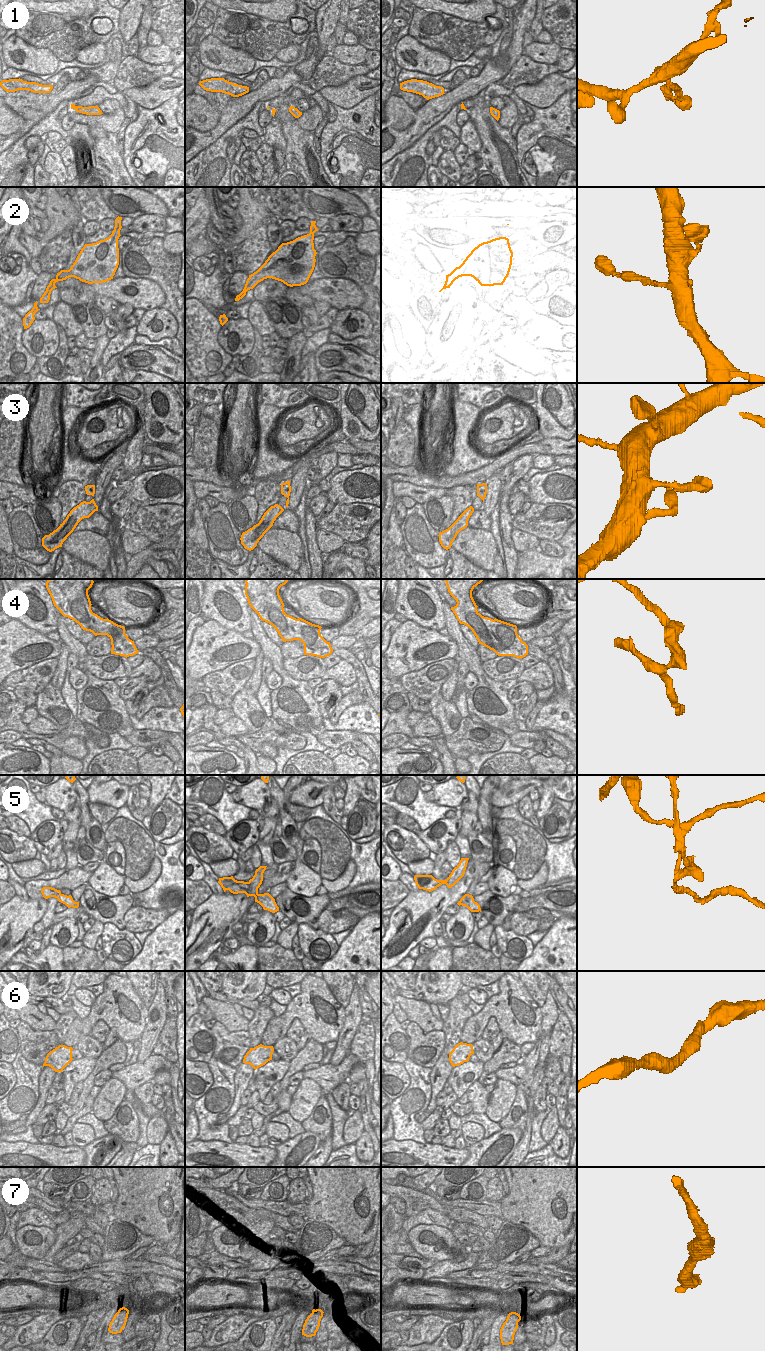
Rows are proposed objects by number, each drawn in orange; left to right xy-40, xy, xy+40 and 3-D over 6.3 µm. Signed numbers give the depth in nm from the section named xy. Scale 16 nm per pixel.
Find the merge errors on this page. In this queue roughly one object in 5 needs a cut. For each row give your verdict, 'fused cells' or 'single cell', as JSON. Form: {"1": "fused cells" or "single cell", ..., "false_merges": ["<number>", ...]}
{"1": "single cell", "2": "fused cells", "3": "single cell", "4": "single cell", "5": "fused cells", "6": "single cell", "7": "single cell", "false_merges": ["2", "5"]}

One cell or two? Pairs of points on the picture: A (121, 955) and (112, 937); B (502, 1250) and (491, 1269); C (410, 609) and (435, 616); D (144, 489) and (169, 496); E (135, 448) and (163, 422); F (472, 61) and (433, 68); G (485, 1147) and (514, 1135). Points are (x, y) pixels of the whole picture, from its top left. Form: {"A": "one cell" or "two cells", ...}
{"A": "one cell", "B": "two cells", "C": "one cell", "D": "one cell", "E": "two cells", "F": "two cells", "G": "one cell"}

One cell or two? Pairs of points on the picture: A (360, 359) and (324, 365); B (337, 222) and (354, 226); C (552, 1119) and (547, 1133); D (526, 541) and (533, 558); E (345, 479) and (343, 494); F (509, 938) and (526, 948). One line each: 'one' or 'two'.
A: one
B: one
C: one
D: two
E: one
F: one

